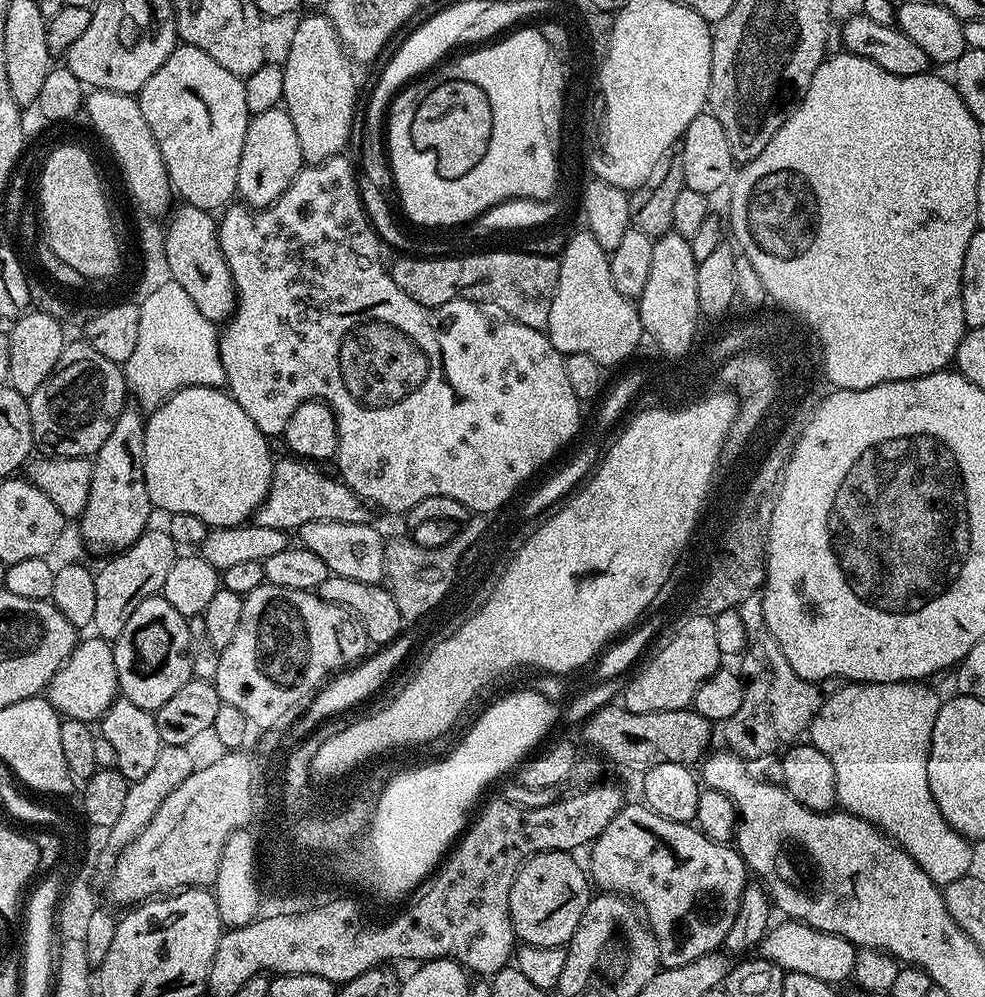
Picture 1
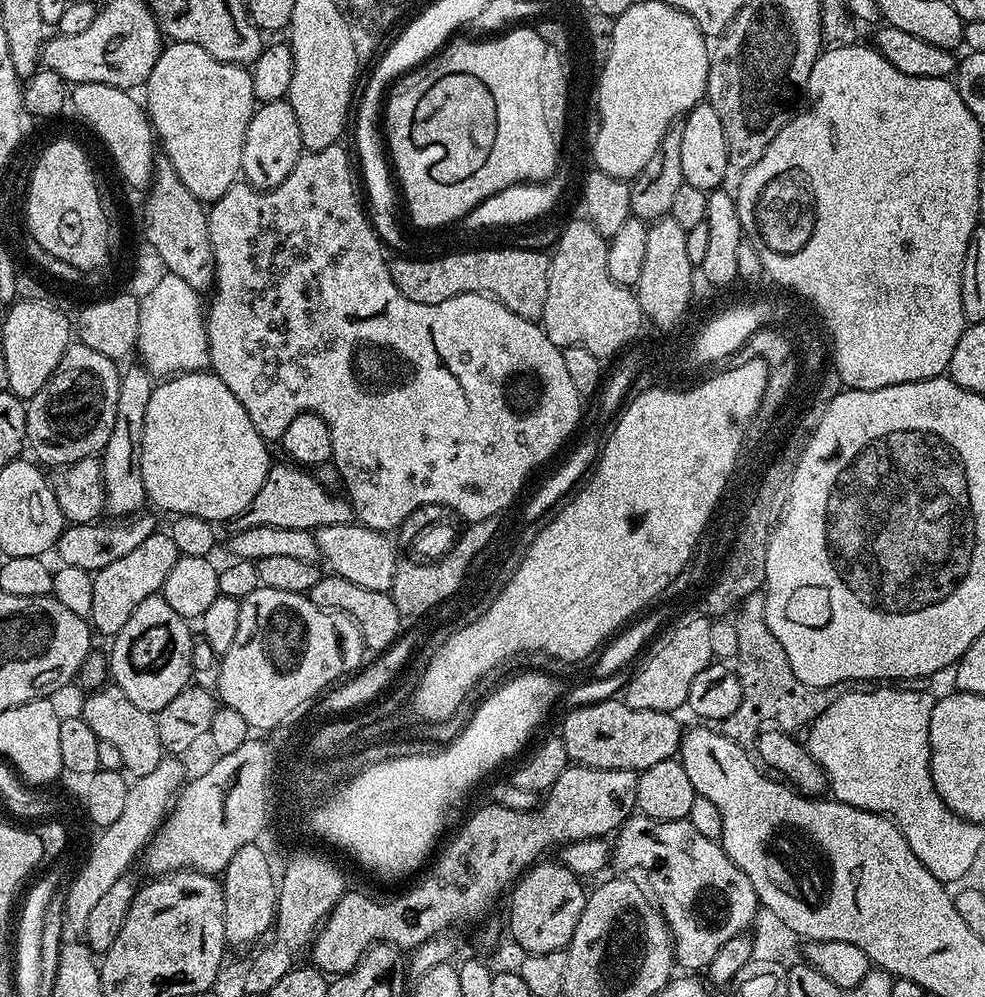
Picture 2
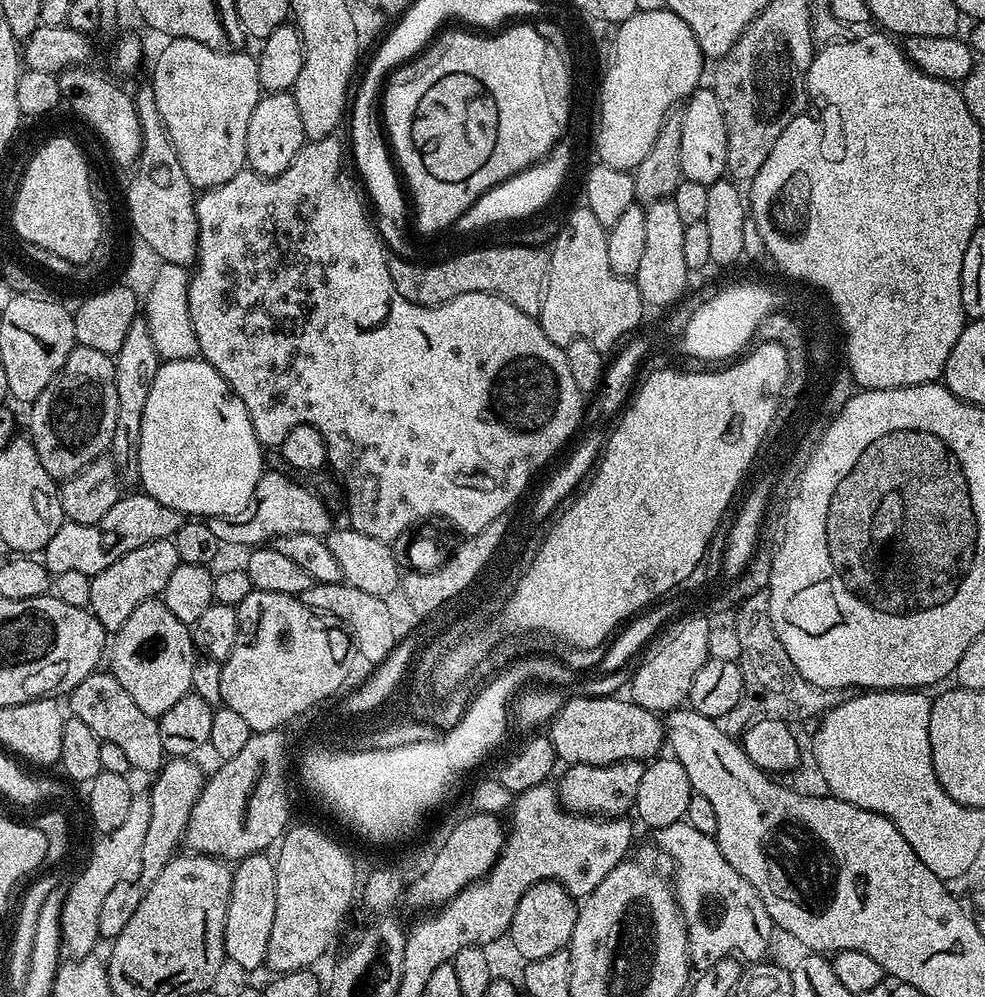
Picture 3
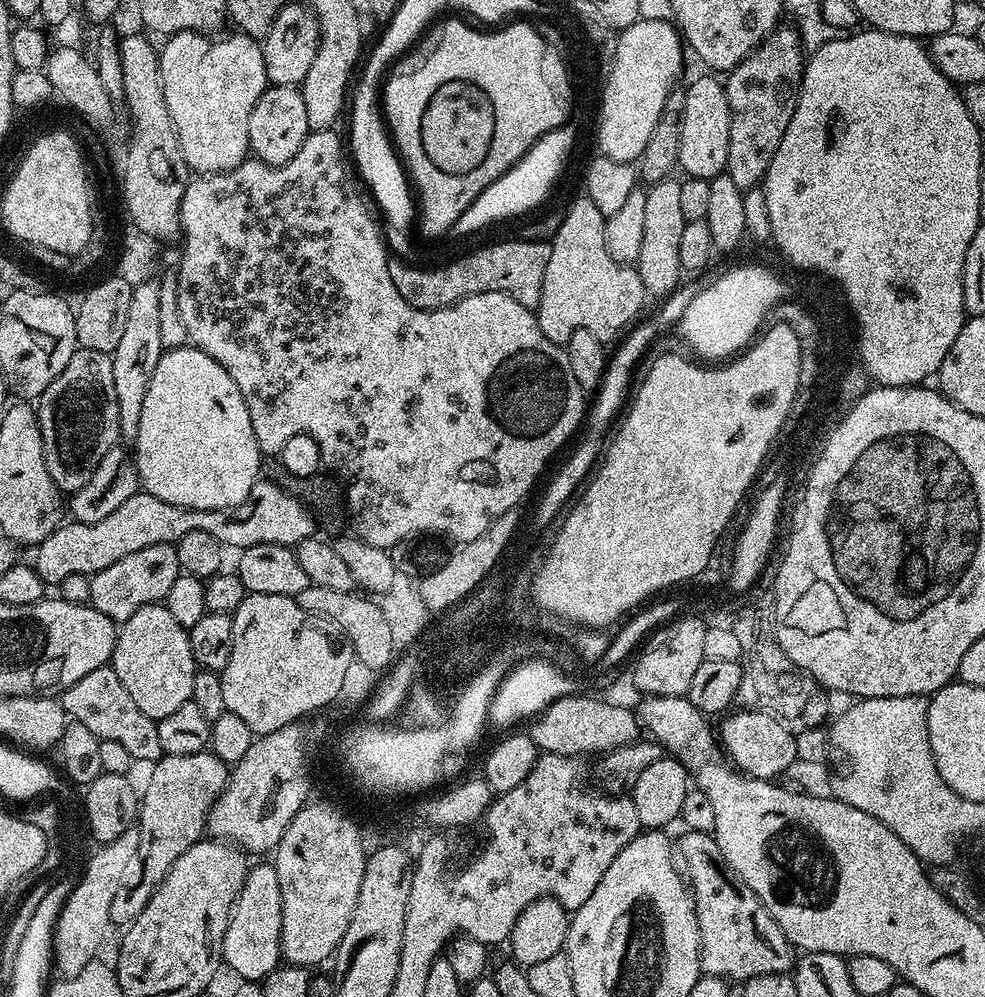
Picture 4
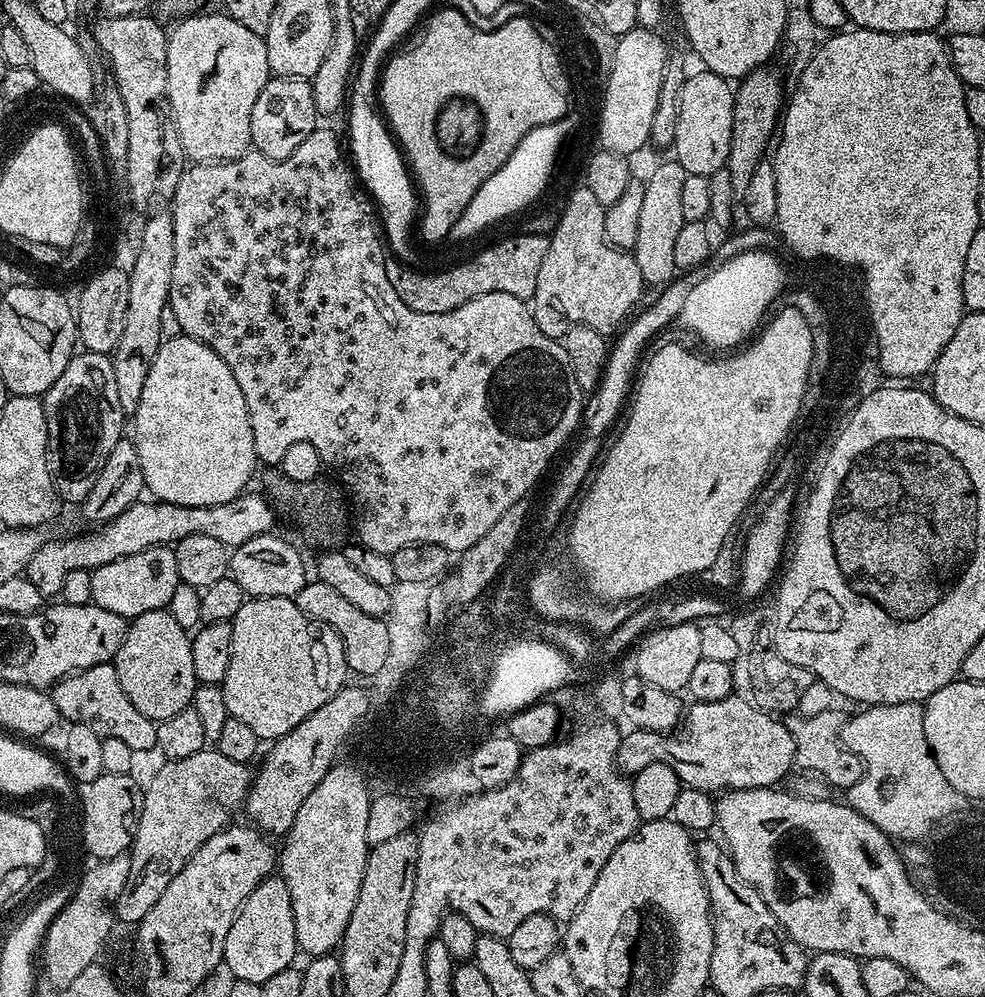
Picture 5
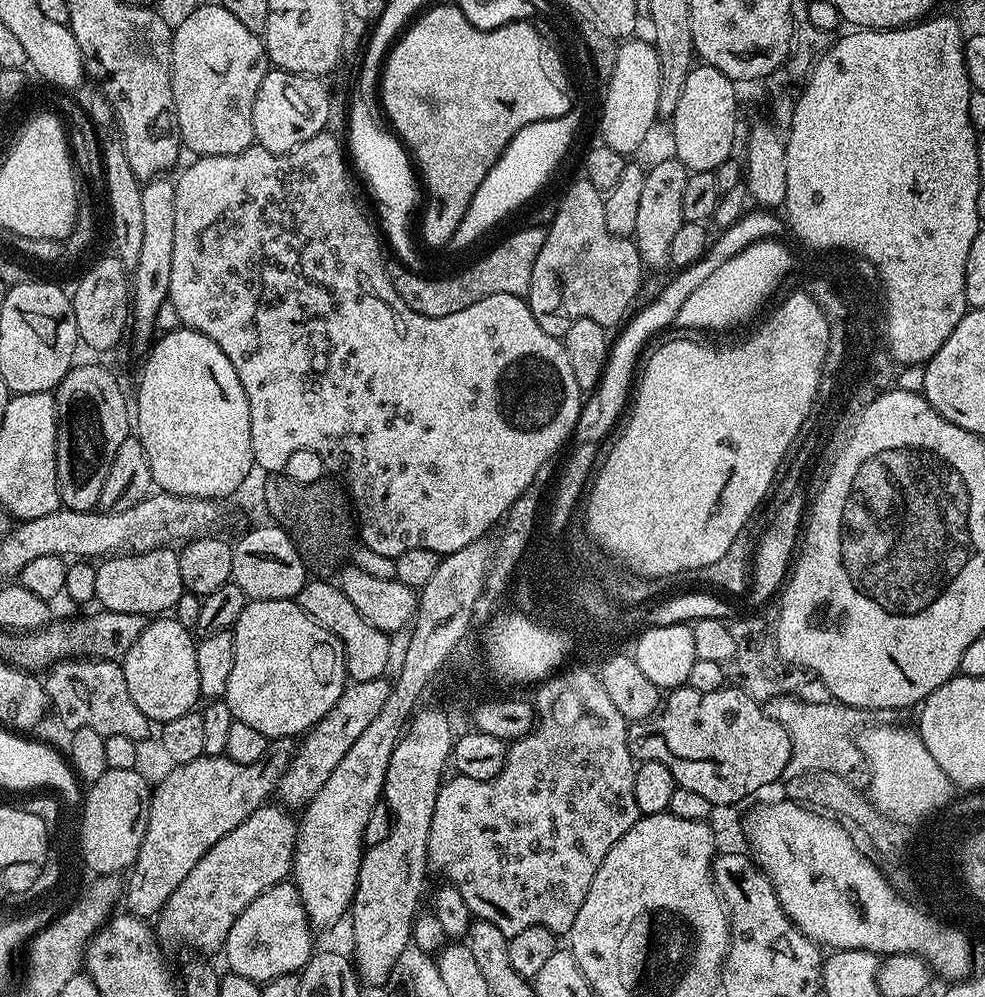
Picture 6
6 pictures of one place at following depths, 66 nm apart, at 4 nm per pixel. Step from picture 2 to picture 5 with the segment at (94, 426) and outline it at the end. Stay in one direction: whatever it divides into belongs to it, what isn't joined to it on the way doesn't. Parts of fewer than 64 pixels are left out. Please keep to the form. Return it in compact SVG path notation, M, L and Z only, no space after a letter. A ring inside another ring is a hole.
M77 351L42 399L48 431L48 465L56 492L65 505L83 505L86 494L98 482L102 466L106 466L106 458L110 458L110 450L118 446L126 432L111 359L103 352Z

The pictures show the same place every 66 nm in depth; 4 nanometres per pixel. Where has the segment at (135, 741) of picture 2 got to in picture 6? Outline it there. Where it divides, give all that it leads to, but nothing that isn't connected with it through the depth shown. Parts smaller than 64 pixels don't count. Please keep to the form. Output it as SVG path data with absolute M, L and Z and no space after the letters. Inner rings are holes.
M69 658L47 669L42 683L51 711L56 711L65 729L89 728L98 730L98 734L104 737L122 734L122 738L135 741L150 736L150 722L146 714L138 710L134 698L130 698L130 690L126 690L123 663L95 658Z

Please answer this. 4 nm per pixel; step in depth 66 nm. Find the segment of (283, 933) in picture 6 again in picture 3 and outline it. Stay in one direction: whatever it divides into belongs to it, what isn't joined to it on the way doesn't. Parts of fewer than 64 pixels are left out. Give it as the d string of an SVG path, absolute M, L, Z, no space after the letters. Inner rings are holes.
M255 852L232 868L232 889L224 923L224 954L249 973L265 963L270 930L274 925L276 862L271 855Z

